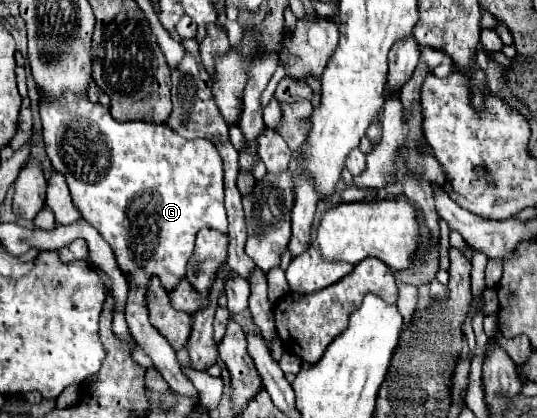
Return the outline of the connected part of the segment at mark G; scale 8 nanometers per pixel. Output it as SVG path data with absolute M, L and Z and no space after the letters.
M40 94L40 116L44 126L46 152L52 160L54 170L66 178L72 202L76 204L82 218L90 222L112 246L118 268L124 274L132 276L128 280L130 294L126 304L126 322L134 340L146 350L146 354L152 358L154 366L160 370L172 390L198 400L196 388L182 374L176 362L174 348L148 322L144 292L152 274L160 278L166 290L172 290L176 286L176 282L186 272L196 234L202 228L214 228L222 234L228 234L228 218L224 208L224 164L218 150L210 140L186 140L178 136L168 124L116 122L110 116L108 108L104 108L102 104L92 104L88 98L76 98L72 94L62 100L48 100L44 94Z

